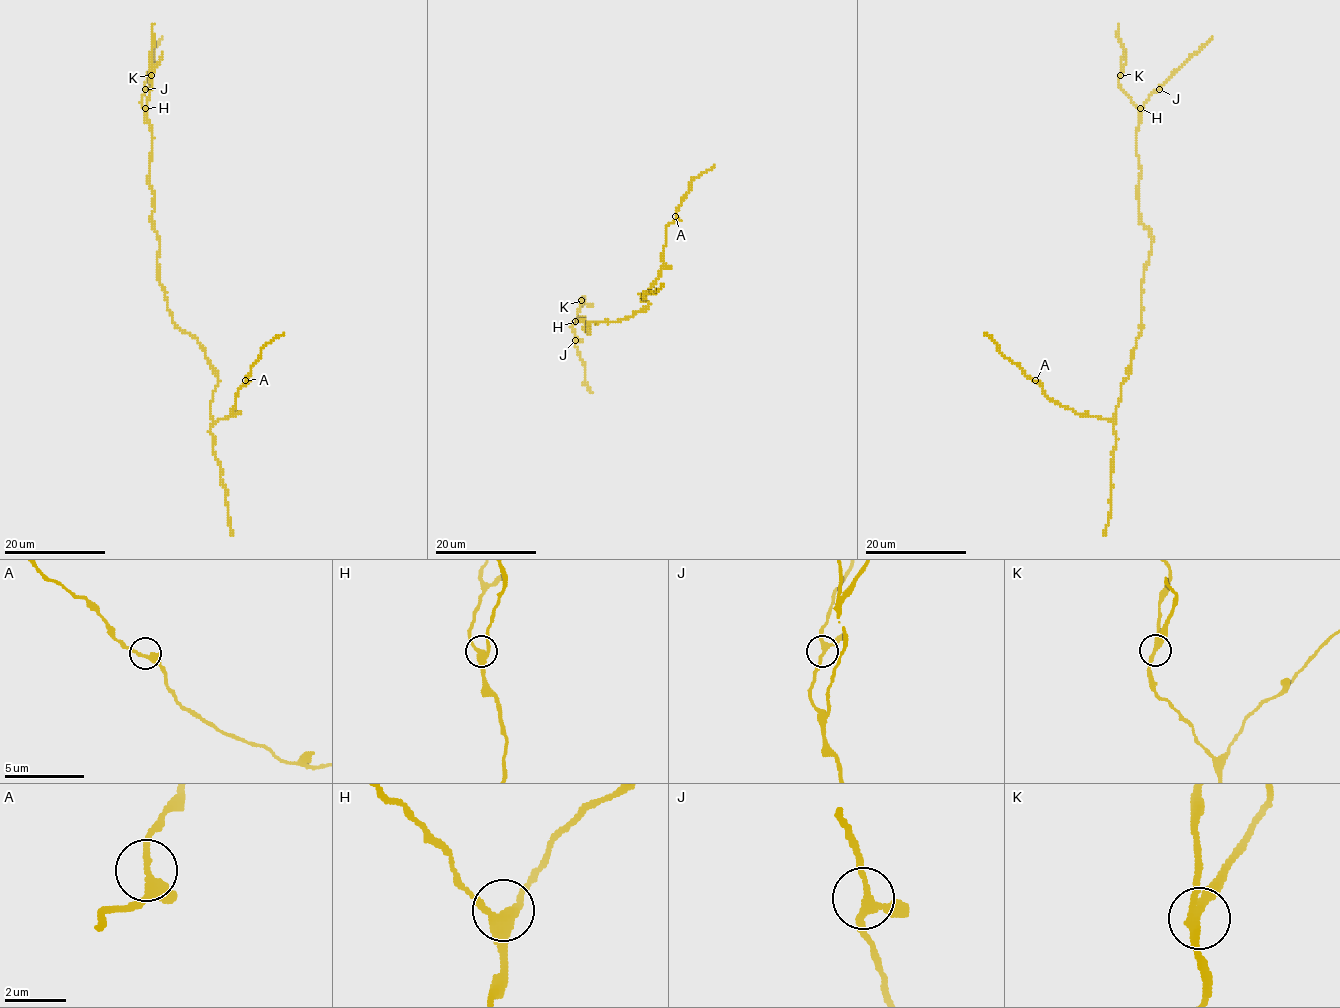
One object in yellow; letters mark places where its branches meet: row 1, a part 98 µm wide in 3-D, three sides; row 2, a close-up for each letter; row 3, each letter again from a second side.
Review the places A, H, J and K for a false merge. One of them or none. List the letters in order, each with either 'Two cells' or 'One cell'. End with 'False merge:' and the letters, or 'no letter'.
A: One cell
H: One cell
J: One cell
K: Two cells
False merge: K

